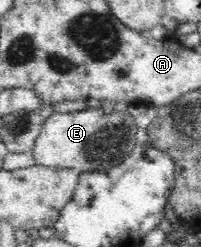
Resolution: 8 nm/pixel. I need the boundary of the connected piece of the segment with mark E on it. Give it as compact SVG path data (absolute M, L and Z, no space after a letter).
M92 104L91 108L76 113L57 112L49 116L32 147L31 154L34 163L49 168L73 169L80 174L85 171L107 173L113 167L120 165L136 147L135 134L137 129L130 114L118 113L112 108L110 108L111 113L107 114L106 108L99 108L96 104Z

